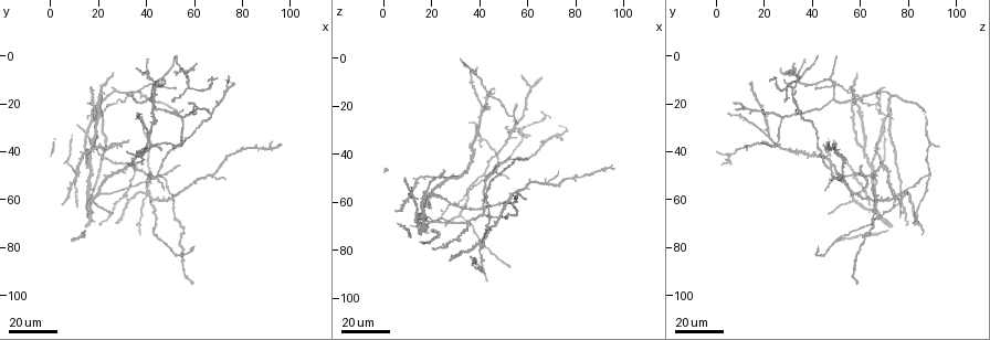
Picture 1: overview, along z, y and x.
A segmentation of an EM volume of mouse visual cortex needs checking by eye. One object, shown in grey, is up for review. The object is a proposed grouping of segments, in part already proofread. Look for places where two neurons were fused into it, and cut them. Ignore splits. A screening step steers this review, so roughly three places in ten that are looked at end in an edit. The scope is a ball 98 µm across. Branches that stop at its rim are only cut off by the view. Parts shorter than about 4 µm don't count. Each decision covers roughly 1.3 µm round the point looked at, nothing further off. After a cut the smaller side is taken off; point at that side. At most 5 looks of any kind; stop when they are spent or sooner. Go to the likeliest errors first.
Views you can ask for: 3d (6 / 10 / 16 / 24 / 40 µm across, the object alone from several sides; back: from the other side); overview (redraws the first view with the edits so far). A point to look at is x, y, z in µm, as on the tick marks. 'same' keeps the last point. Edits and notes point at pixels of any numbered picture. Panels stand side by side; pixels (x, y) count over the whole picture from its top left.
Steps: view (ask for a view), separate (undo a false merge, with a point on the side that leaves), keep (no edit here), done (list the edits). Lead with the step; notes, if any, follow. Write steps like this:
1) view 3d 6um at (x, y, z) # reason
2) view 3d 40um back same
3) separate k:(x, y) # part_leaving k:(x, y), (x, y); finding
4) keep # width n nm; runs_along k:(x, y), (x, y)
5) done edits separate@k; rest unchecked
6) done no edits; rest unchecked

view 3d 40um at (67, 49, 52) # thin arm on a thick one

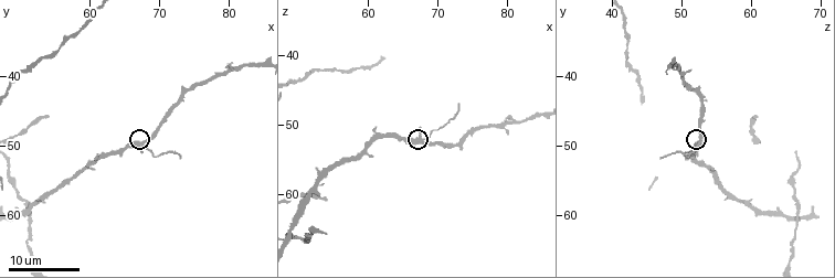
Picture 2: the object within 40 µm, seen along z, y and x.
view 3d 10um at (67.5, 49.5, 52.5)

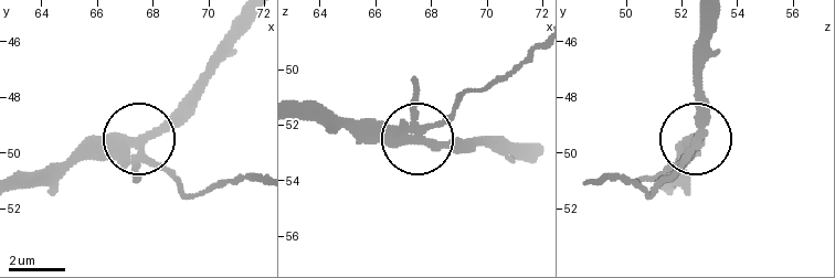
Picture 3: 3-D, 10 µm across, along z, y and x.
keep # arms 4; one neuron here

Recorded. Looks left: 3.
view 3d 24um at (40, 9, 34) # four or more arms meet

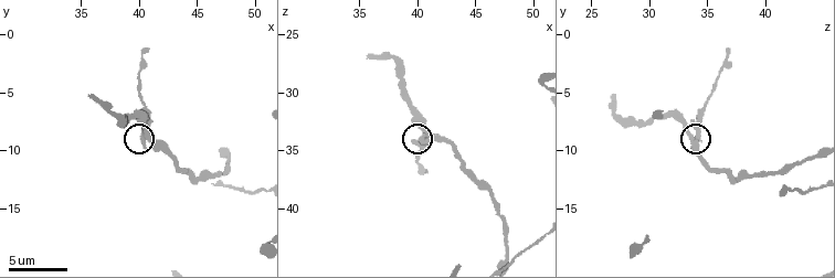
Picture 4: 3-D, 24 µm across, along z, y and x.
view 3d 6um at (40.6, 8.8, 33.6)

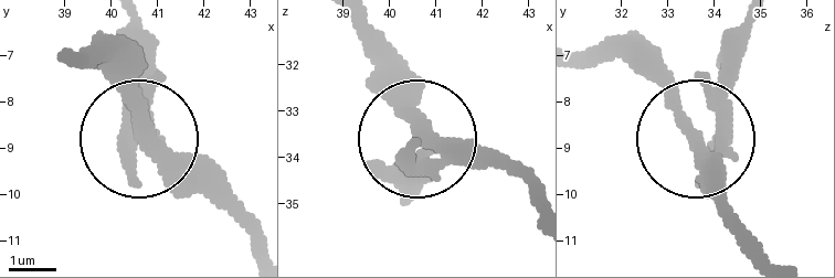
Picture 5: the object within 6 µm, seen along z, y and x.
separate 5:(731, 89) # arms 4; two neurons meet here

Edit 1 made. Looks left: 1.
done edits separate@5; rest unchecked

